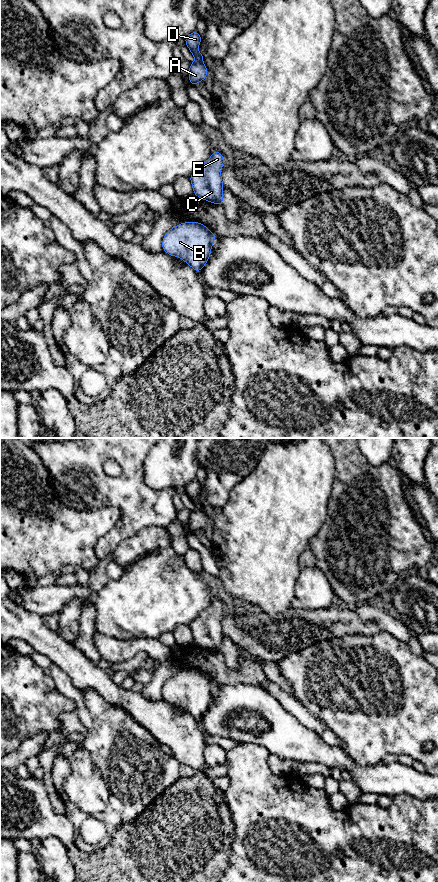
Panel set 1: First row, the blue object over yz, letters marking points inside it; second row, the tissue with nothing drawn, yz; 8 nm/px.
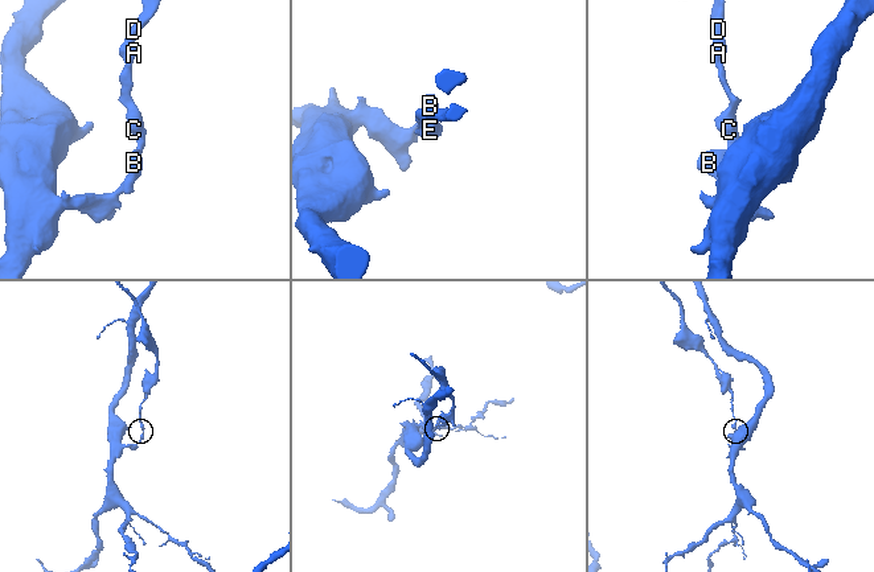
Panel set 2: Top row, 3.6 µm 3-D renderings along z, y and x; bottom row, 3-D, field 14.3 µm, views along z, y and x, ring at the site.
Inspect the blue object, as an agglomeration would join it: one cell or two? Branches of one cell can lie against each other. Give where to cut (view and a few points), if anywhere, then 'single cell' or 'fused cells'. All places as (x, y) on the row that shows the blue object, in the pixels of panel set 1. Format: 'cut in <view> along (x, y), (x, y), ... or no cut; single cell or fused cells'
cut in yz along (210, 233), (213, 240); fused cells

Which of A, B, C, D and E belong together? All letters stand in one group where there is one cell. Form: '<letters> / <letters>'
A C D E / B

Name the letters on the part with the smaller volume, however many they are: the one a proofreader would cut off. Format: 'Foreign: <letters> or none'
Foreign: A, C, D, E

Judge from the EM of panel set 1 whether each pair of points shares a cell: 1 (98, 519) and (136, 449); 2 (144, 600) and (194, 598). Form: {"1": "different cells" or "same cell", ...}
{"1": "different cells", "2": "same cell"}

